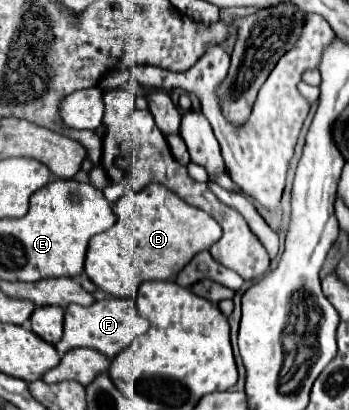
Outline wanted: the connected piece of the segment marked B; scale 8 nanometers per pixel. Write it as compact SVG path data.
M149 185L143 191L127 191L123 197L117 199L113 205L115 211L115 225L105 233L91 237L87 259L85 259L85 273L87 277L105 293L113 297L137 297L137 289L145 281L171 281L177 273L193 259L195 253L209 249L221 237L219 223L207 215L205 211L185 203L175 193L165 189L163 185Z

